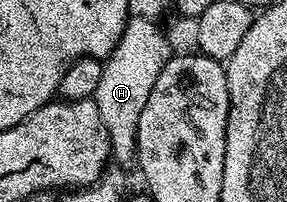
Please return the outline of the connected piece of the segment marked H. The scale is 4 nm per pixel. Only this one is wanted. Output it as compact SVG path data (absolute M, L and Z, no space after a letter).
M133 16L124 28L122 39L105 60L101 82L92 100L111 139L111 158L119 168L126 169L128 165L135 164L138 118L146 107L146 100L157 83L162 67L171 56L172 50L161 29L144 17Z

